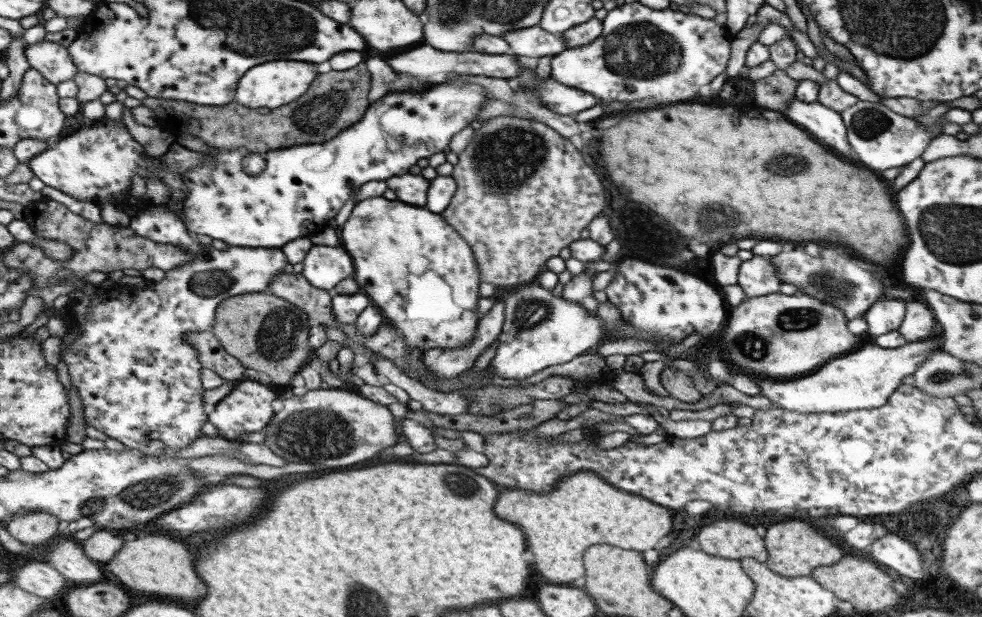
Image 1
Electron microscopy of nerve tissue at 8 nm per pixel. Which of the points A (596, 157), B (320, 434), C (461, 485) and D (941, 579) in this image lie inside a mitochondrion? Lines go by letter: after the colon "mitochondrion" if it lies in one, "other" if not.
A: other
B: mitochondrion
C: mitochondrion
D: other

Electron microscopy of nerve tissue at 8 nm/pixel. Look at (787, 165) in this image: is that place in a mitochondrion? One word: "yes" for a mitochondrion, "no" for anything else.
yes

